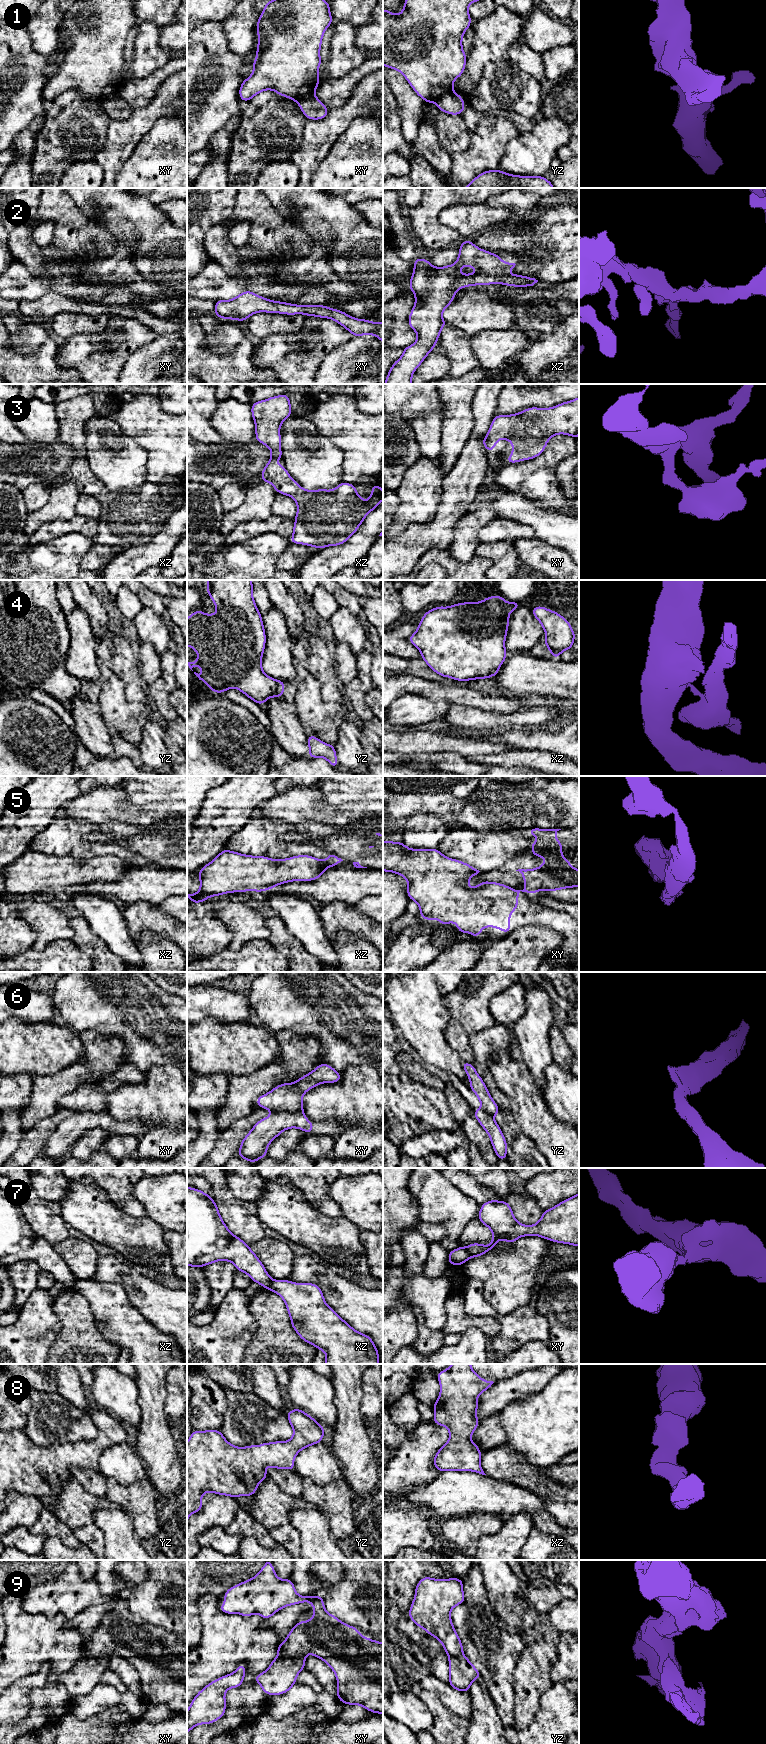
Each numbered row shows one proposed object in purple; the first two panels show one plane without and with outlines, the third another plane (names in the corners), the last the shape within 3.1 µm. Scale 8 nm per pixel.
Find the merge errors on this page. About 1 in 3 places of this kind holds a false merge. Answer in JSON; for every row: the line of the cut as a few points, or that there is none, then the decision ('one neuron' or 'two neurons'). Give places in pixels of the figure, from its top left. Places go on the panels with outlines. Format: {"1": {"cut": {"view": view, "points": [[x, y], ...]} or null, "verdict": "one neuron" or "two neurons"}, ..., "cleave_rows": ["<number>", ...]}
{"1": {"cut": {"view": "xy", "points": [[314, 93], [302, 97], [297, 102]]}, "verdict": "two neurons"}, "2": {"cut": null, "verdict": "one neuron"}, "3": {"cut": null, "verdict": "one neuron"}, "4": {"cut": {"view": "yz", "points": [[277, 680], [276, 696]]}, "verdict": "two neurons"}, "5": {"cut": {"view": "xz", "points": [[326, 862], [329, 866]]}, "verdict": "two neurons"}, "6": {"cut": {"view": "xy", "points": [[302, 1109], [272, 1112]]}, "verdict": "two neurons"}, "7": {"cut": {"view": "xy", "points": [[465, 1247], [471, 1257]]}, "verdict": "two neurons"}, "8": {"cut": null, "verdict": "one neuron"}, "9": {"cut": {"view": "xy", "points": [[305, 1653], [278, 1656]]}, "verdict": "two neurons"}, "cleave_rows": ["1", "4", "5", "6", "7", "9"]}

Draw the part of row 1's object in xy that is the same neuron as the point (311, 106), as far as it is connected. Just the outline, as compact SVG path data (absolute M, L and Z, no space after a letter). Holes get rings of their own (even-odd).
M310 94L298 102L300 110L307 119L320 120L328 115L329 109L315 96Z

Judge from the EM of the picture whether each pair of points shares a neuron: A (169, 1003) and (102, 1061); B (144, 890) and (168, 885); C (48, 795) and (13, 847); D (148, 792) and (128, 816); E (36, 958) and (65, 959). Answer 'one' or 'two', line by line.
A: two
B: one
C: one
D: two
E: one

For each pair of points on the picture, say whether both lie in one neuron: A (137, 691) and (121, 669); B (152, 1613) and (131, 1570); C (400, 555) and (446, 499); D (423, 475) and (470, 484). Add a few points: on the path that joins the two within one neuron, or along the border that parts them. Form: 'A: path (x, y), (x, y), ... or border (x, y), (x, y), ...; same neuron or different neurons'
A: path (133, 686), (132, 680), (126, 674); same neuron
B: border (148, 1570), (148, 1576), (132, 1588); different neurons
C: path (416, 542), (421, 537), (426, 536), (447, 515); same neuron
D: border (443, 476), (442, 491); different neurons

